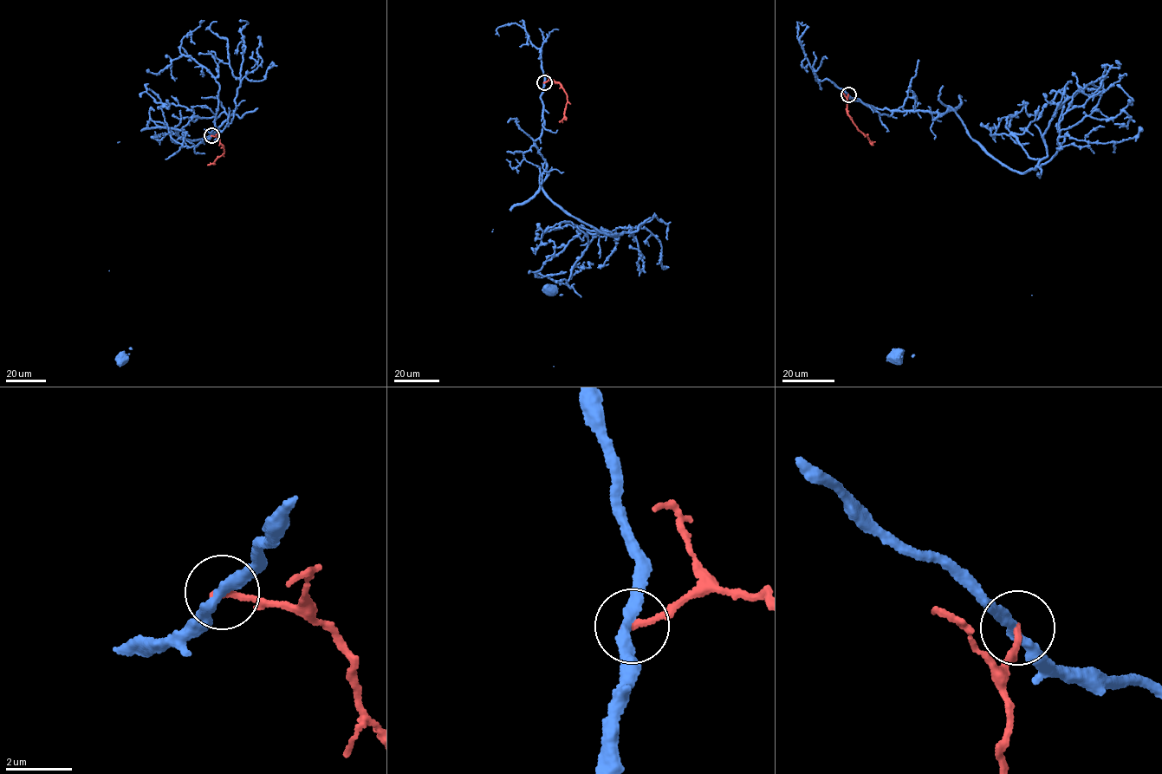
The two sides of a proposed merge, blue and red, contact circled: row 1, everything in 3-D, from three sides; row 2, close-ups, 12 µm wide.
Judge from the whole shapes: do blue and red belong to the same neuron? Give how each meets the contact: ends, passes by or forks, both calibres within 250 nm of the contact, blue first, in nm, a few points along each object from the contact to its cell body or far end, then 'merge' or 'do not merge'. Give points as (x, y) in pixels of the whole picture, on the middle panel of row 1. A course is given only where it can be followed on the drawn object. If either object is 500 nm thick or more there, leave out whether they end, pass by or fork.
blue passes by; red ends there; 280 nm thick on the blue side, 180 nm on the other; blue runs (544, 82), (544, 123), (535, 146), (546, 162), (546, 177), (492, 231), (549, 289); red runs (544, 82), (550, 80), (558, 83), (567, 94), (565, 116), (560, 122); do not merge

